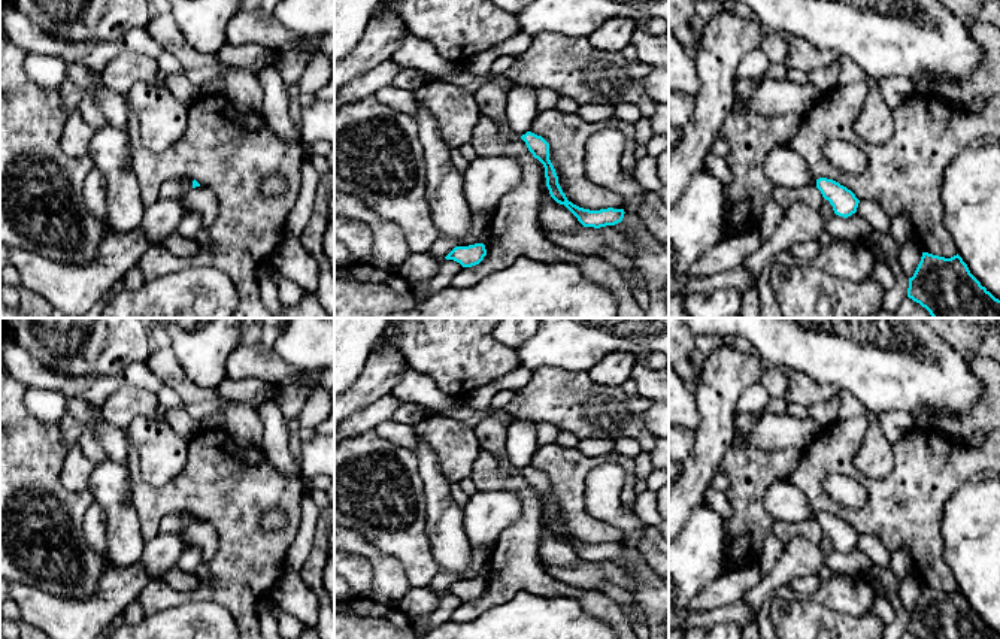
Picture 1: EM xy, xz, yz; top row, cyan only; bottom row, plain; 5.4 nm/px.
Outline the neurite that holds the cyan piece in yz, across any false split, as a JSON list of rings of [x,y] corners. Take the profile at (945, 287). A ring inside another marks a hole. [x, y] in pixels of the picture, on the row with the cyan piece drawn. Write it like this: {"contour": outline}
{"contour": [[[922,252],[909,278],[907,297],[933,318],[1000,318],[1000,300],[981,285],[958,254],[945,258]]]}

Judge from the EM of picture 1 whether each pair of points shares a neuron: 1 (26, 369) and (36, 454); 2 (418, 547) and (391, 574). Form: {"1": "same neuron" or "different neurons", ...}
{"1": "different neurons", "2": "different neurons"}

